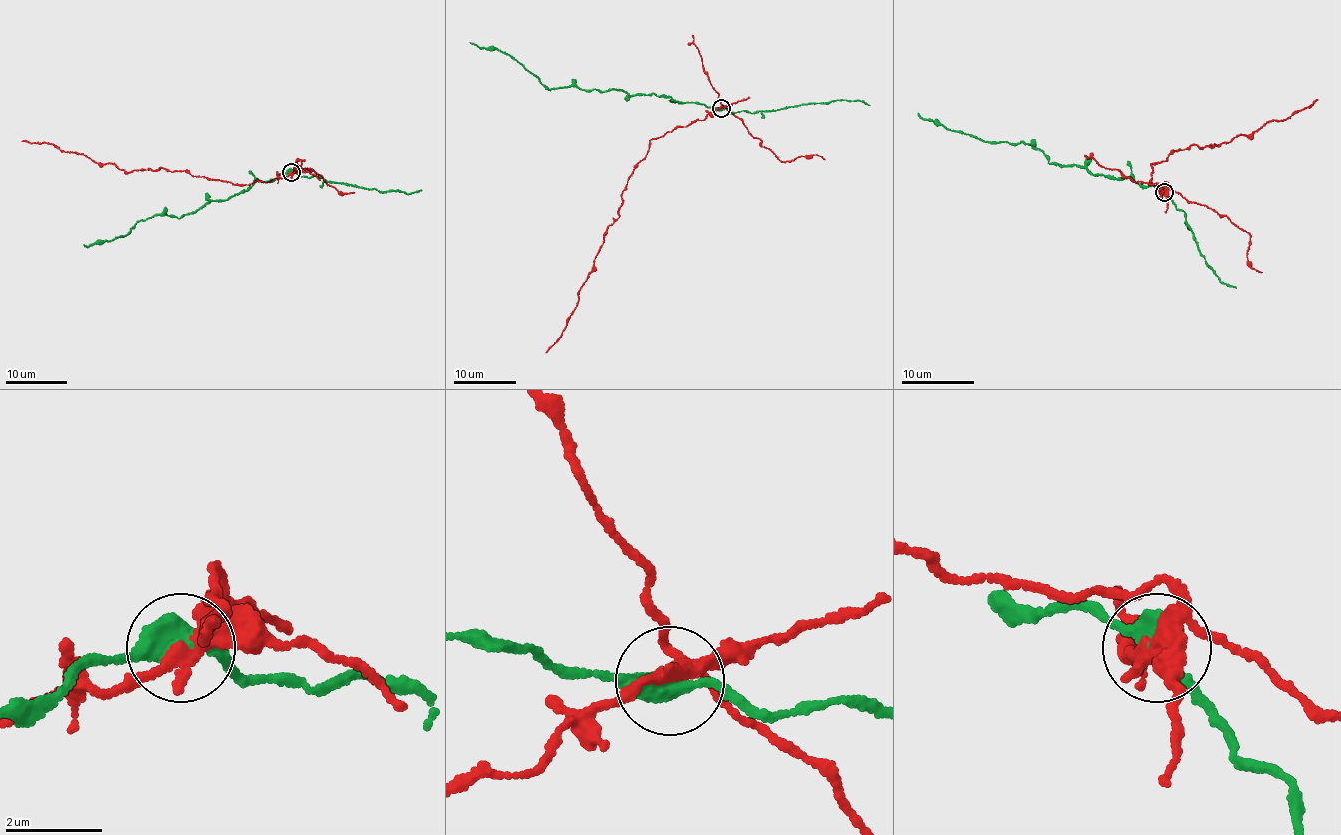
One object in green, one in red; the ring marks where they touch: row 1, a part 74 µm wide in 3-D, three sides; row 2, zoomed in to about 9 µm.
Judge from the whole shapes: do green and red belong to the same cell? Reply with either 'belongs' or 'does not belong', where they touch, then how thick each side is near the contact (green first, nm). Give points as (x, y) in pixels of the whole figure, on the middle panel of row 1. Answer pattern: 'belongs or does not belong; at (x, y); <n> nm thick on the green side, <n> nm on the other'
does not belong; at (721, 108); 460 nm thick on the green side, 320 nm on the other

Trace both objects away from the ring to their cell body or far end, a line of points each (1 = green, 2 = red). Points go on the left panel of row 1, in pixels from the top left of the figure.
1: (291, 172), (253, 182), (194, 213), (136, 221), (122, 237), (84, 245)
2: (291, 172), (269, 182), (239, 186), (159, 167), (128, 173), (114, 164), (102, 165), (54, 145), (21, 141)

